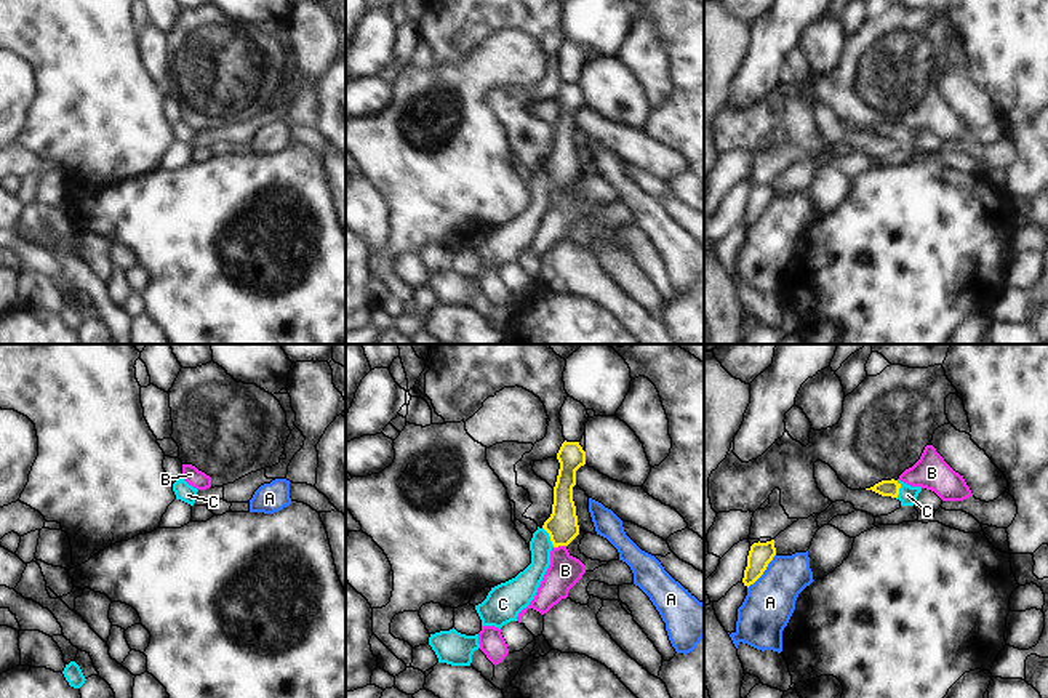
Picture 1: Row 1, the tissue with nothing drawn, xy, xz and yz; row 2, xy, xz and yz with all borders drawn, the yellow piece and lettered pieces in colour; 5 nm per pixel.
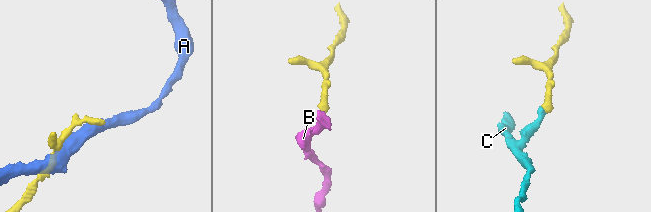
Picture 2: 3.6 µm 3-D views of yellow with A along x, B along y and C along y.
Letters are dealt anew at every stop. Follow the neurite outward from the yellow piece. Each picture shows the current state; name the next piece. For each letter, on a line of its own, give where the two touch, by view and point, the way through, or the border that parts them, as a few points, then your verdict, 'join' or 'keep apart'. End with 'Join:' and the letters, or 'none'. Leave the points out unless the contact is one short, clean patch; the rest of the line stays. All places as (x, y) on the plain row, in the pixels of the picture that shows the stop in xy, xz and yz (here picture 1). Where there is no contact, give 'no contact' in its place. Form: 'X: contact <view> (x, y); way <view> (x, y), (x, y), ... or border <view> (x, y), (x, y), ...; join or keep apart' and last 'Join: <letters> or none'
A: contact yz (764, 212); keep apart
B: contact xz (559, 186); border xz (565, 186), (554, 189); keep apart
C: contact xz (549, 176); way xz (562, 167), (549, 176), (528, 221); join
Join: C

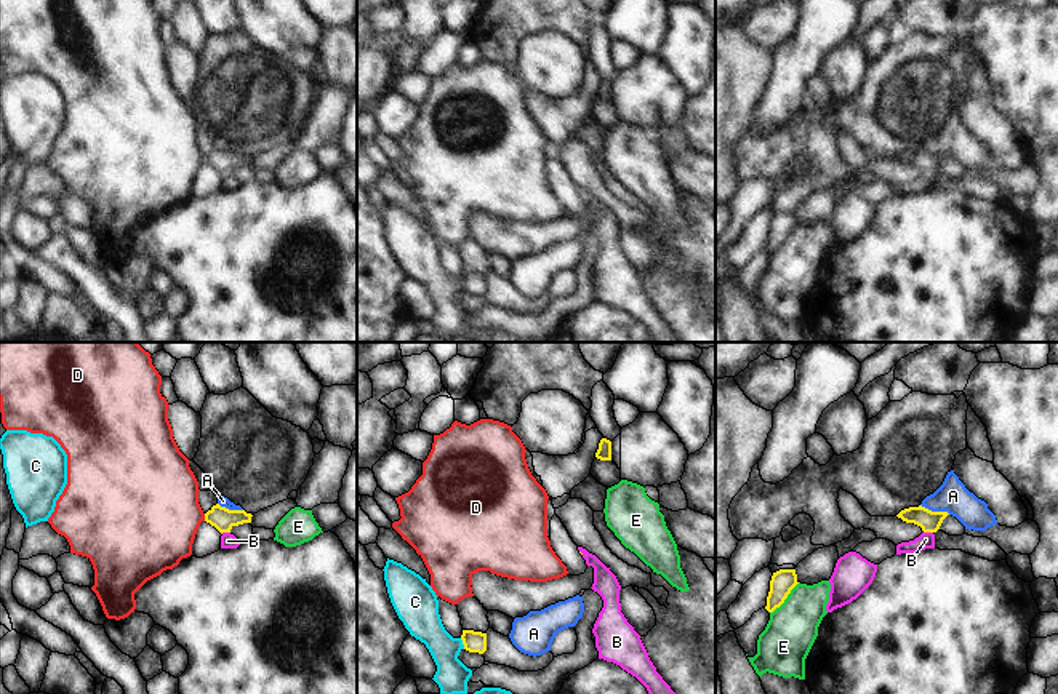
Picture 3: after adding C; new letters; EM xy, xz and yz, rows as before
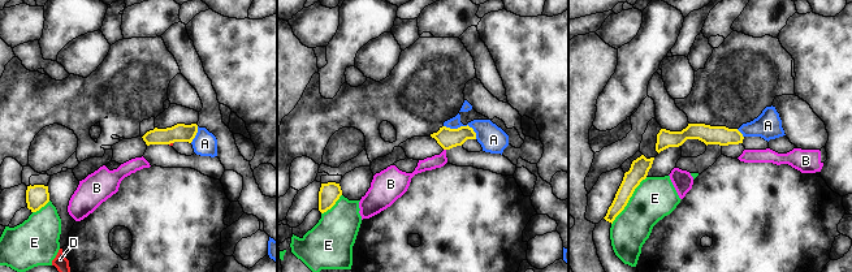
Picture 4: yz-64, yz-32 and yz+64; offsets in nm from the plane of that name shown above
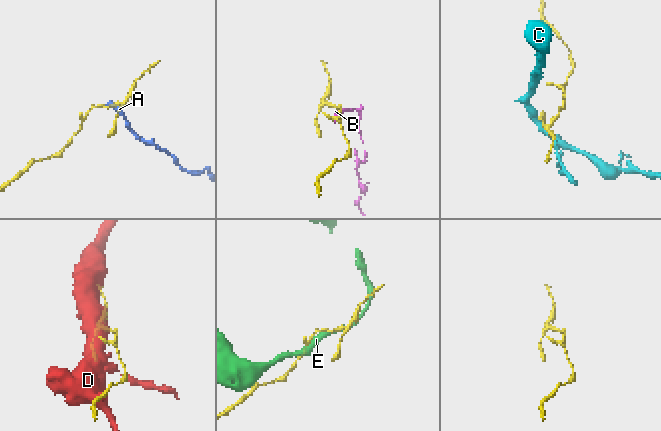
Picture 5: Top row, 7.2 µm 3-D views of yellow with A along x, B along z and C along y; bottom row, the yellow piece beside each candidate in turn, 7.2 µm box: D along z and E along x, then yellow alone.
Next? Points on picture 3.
A: contact yz (935, 154); keep apart
B: contact yz (929, 173); border yz (924, 173), (932, 175); keep apart
C: contact xz (463, 285); border xz (460, 280), (464, 290); keep apart
D: contact xy (205, 159); keep apart
E: contact yz (786, 239); keep apart
Join: none

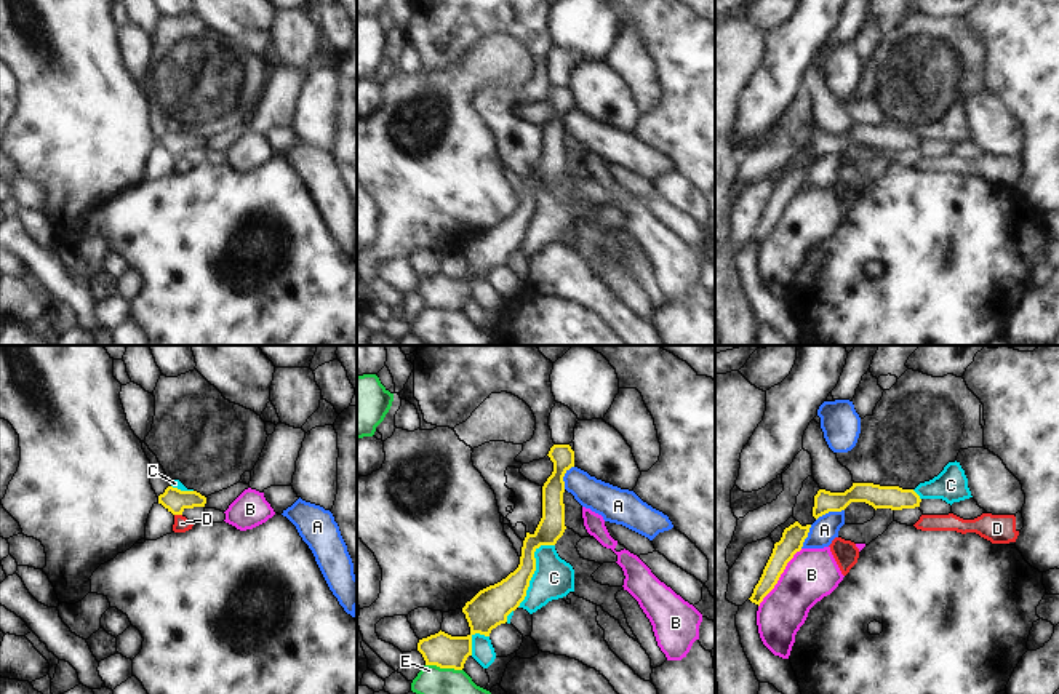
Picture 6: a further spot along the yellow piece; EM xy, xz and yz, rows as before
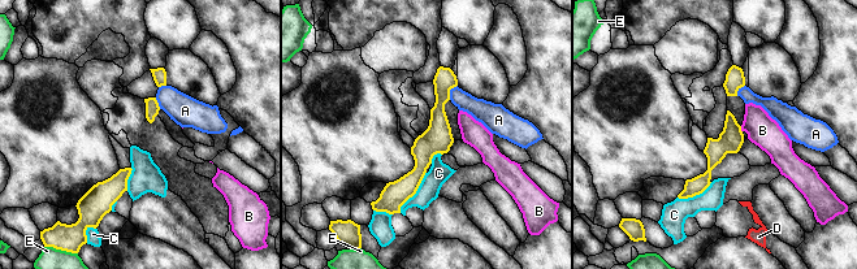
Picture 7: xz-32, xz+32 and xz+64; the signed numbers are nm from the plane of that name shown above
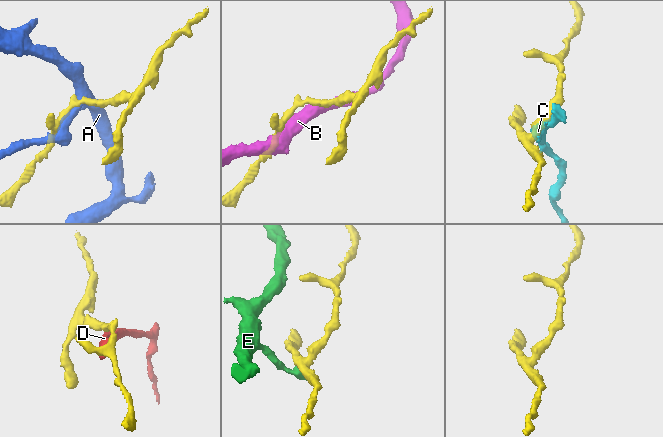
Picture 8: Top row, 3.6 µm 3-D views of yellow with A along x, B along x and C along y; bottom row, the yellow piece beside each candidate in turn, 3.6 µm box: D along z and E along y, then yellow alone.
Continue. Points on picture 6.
A: contact yz (829, 152); keep apart
B: contact yz (779, 218); keep apart
C: contact xz (535, 211); keep apart
D: contact xy (178, 155); border xy (175, 155), (181, 157); keep apart
E: contact xz (443, 309); border xz (426, 306), (461, 312); keep apart
Join: none

